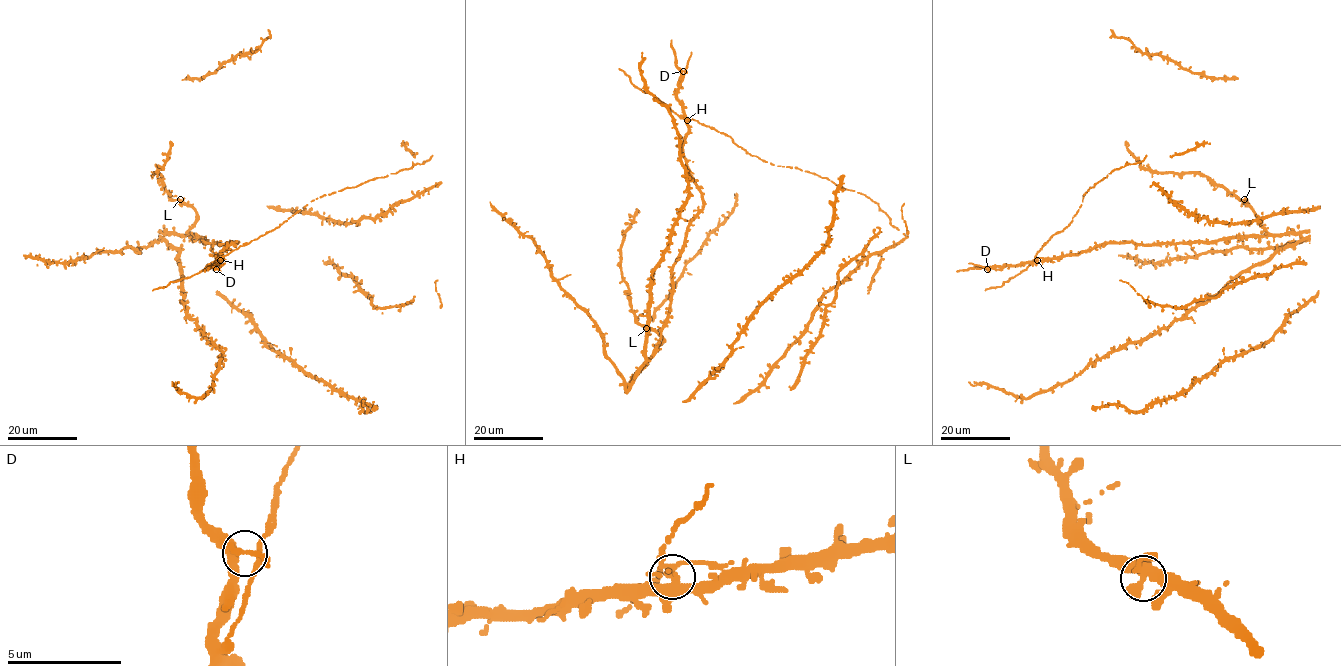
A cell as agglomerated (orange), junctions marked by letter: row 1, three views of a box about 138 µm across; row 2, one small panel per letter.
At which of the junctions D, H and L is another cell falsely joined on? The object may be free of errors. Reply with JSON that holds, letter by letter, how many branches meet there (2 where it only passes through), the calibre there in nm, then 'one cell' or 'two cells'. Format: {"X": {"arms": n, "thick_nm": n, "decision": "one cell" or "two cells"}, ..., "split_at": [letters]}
{"D": {"arms": 5, "thick_nm": 300, "decision": "one cell"}, "H": {"arms": 6, "thick_nm": 360, "decision": "two cells"}, "L": {"arms": 5, "thick_nm": 440, "decision": "one cell"}, "split_at": ["H"]}

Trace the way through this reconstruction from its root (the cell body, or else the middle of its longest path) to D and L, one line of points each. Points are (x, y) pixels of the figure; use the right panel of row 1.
D: (1039, 250), (1035, 261), (987, 269)
L: (1039, 250), (1036, 258), (1053, 258), (1091, 250), (1109, 243), (1212, 243), (1262, 236), (1265, 230), (1244, 199)

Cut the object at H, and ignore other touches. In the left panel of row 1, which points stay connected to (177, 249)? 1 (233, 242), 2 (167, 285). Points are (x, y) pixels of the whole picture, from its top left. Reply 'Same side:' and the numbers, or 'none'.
Same side: 1

